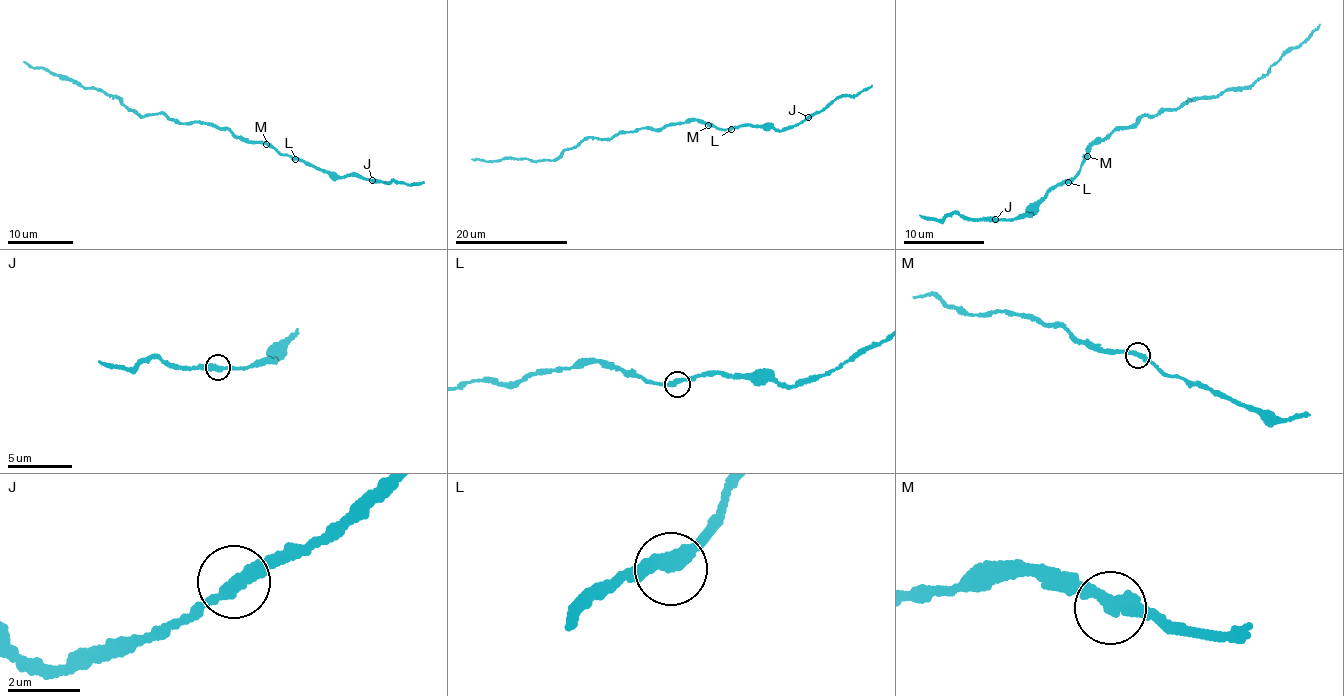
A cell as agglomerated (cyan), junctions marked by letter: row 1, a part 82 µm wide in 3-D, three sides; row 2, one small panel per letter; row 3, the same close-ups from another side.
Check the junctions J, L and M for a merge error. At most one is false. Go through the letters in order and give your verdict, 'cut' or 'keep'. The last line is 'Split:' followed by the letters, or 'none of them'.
J: keep
L: keep
M: keep
Split: none of them

